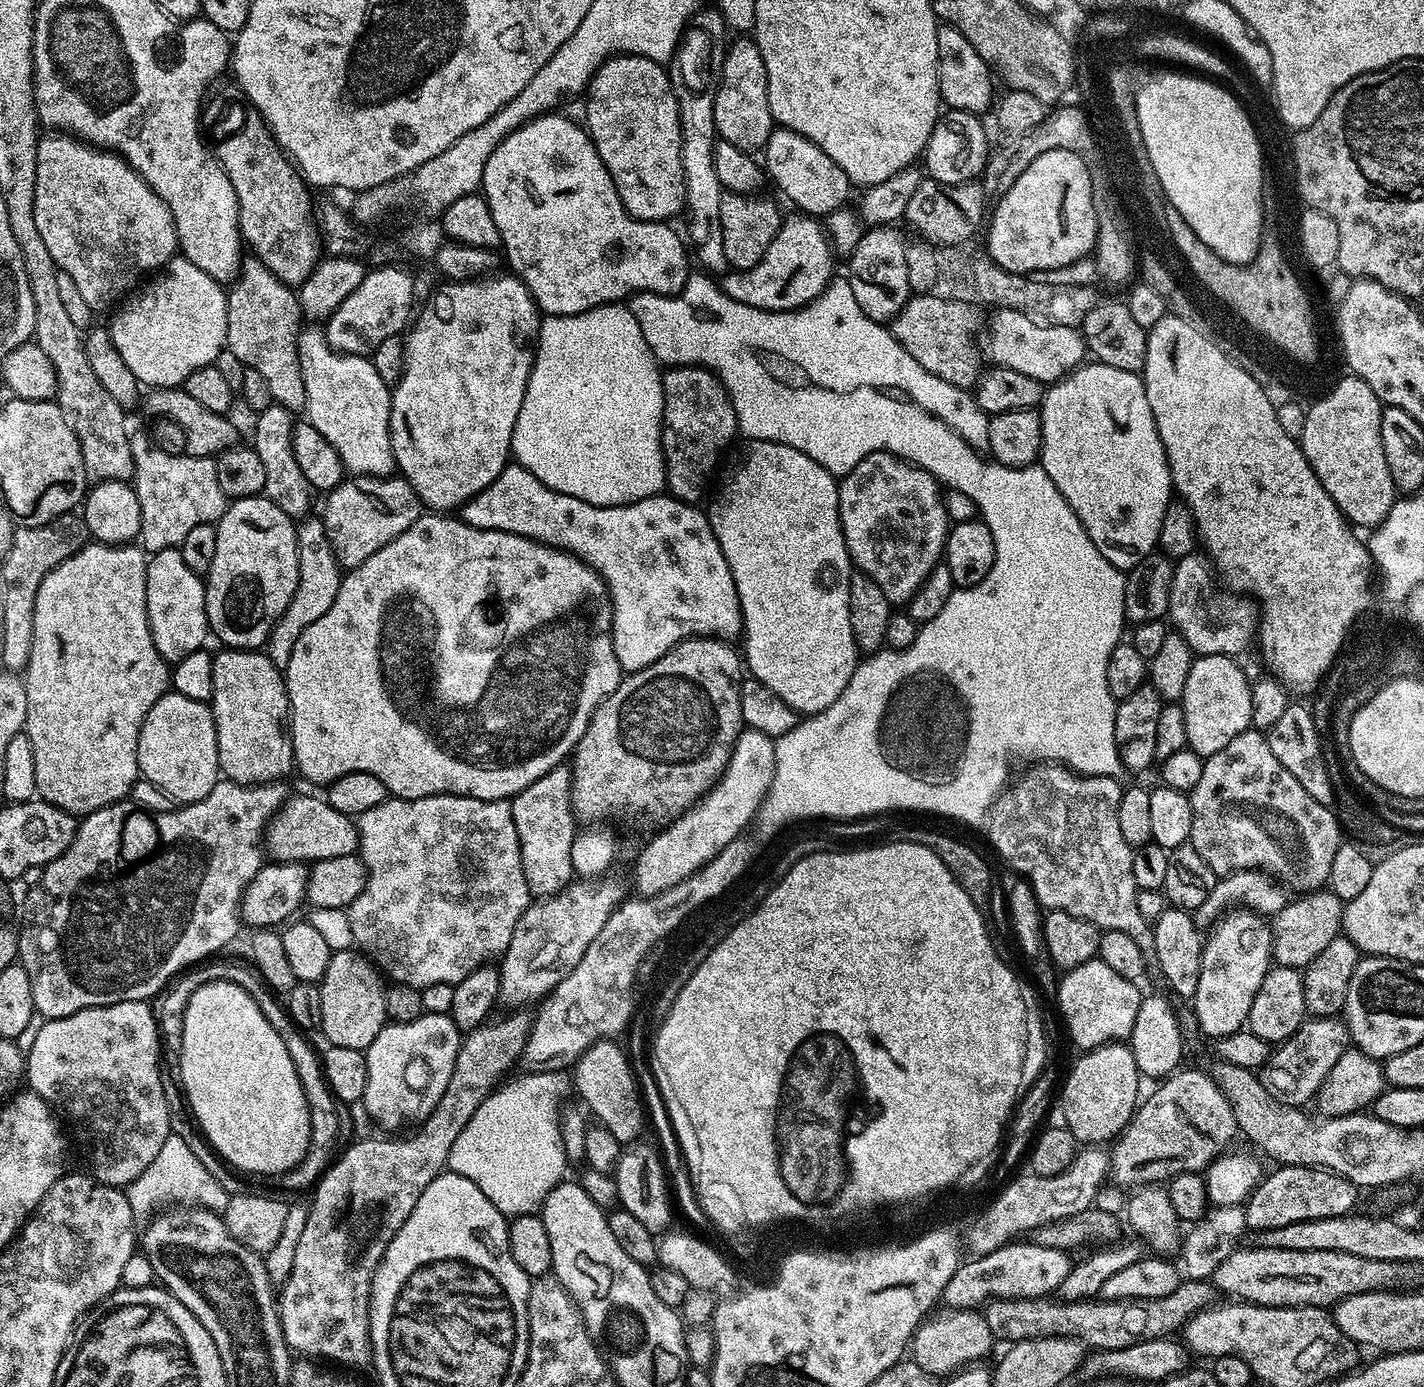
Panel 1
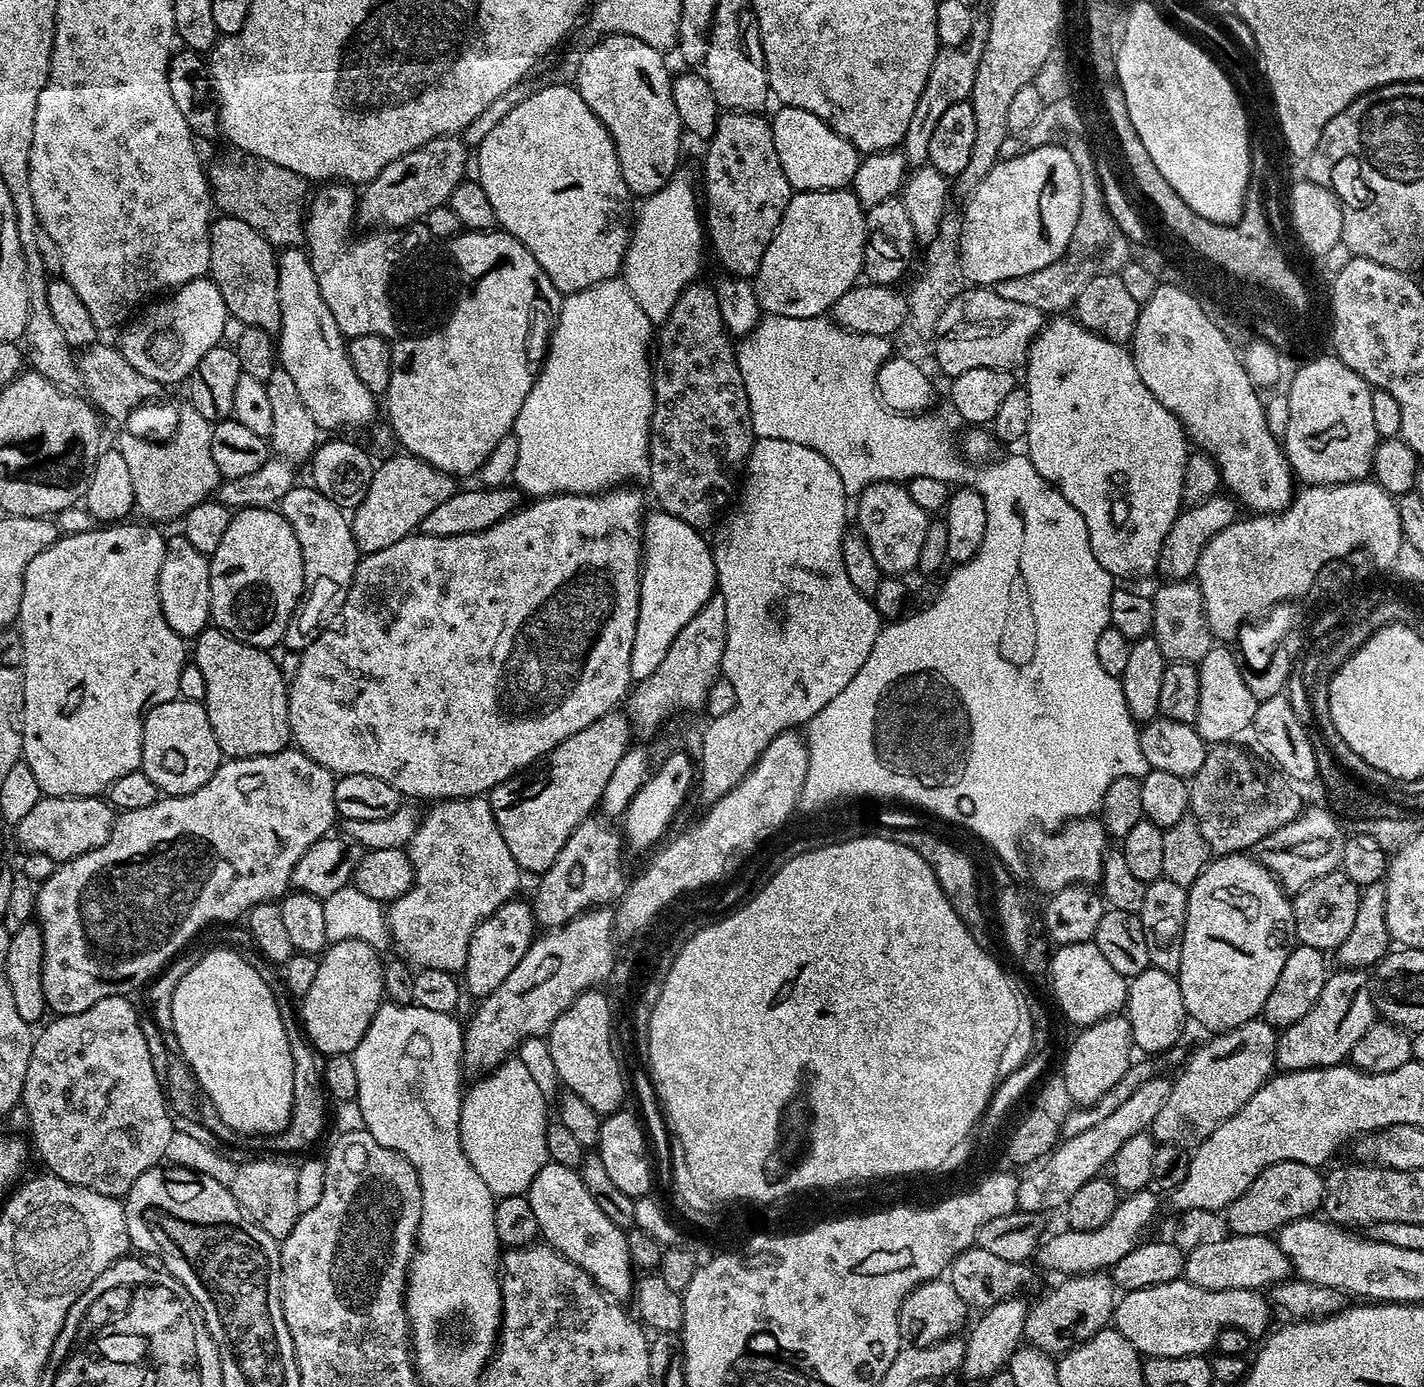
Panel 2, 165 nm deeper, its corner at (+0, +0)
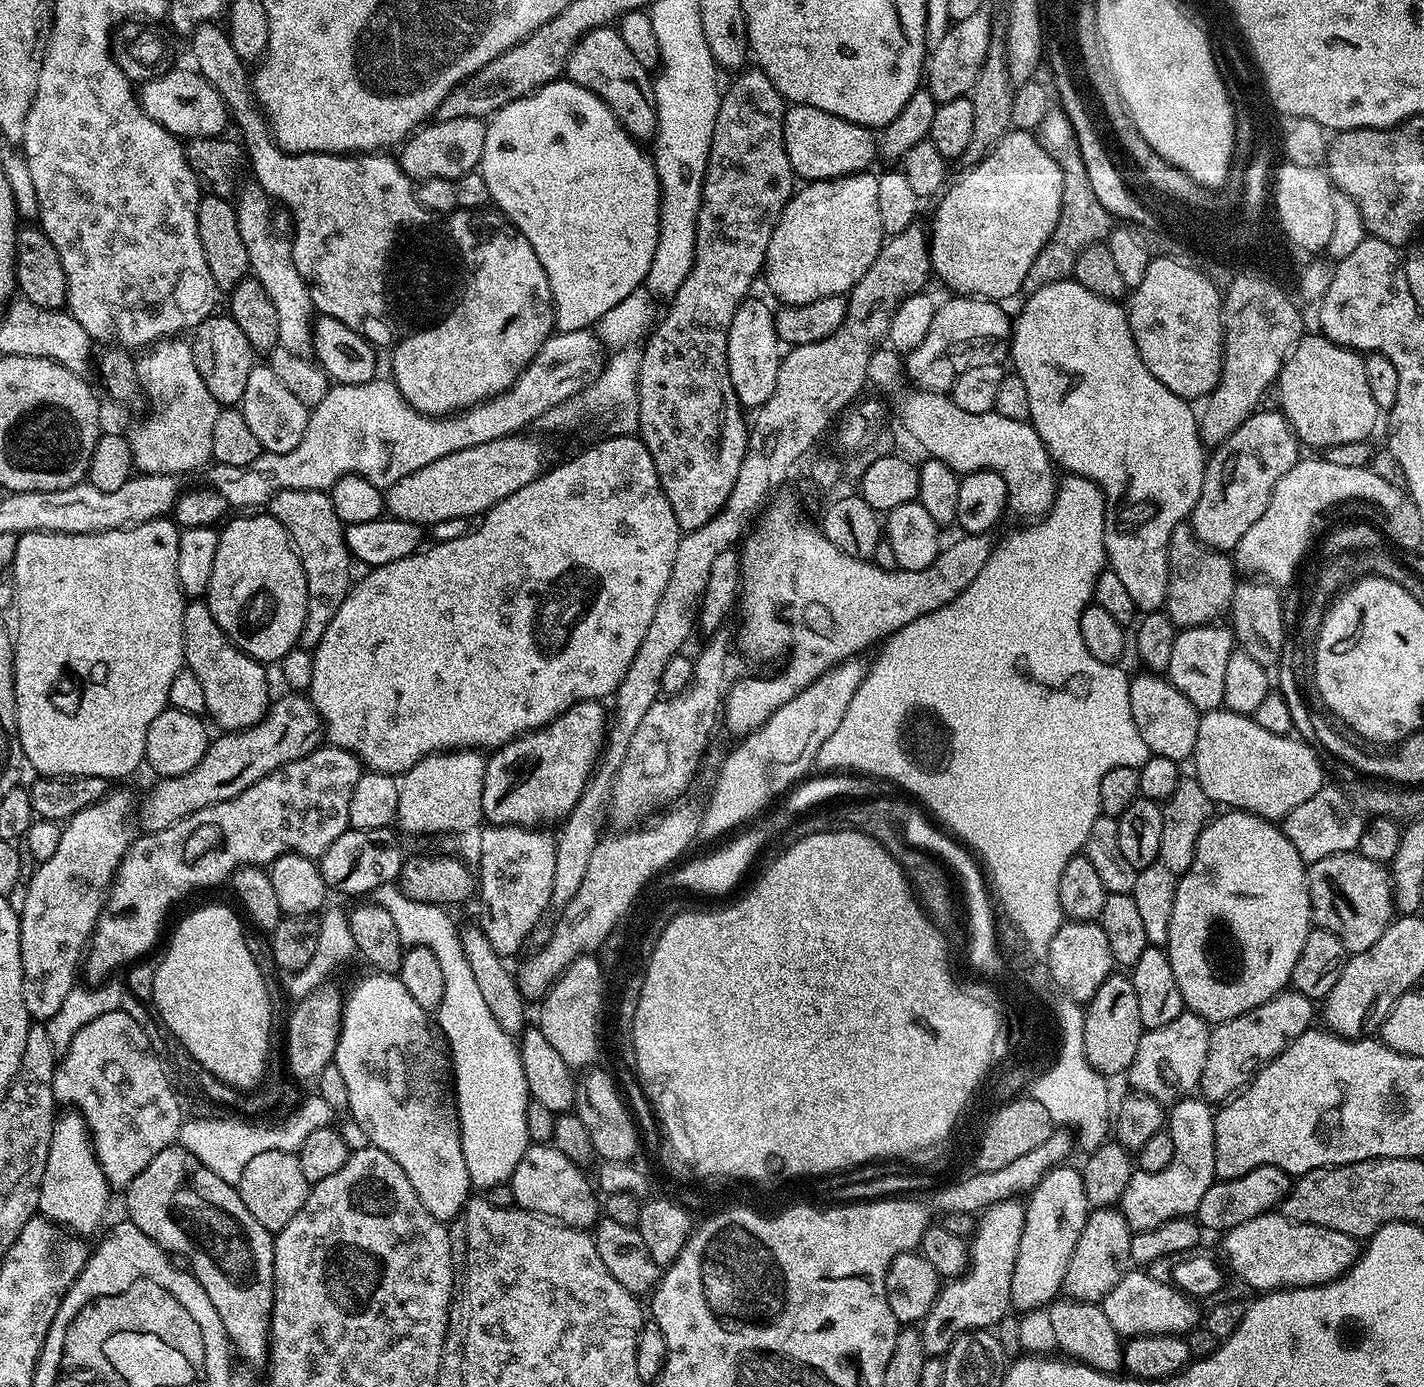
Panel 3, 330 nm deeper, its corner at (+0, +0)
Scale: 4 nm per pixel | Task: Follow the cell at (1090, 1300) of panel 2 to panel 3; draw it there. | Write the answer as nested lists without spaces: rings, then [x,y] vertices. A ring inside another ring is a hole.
[[[1092,1208],[1088,1214],[1088,1221],[1078,1234],[1078,1246],[1074,1246],[1074,1254],[1070,1254],[1070,1266],[1066,1266],[1063,1295],[1069,1300],[1081,1300],[1087,1304],[1100,1304],[1114,1286],[1129,1271],[1130,1242],[1133,1231],[1129,1228],[1124,1213],[1111,1208]]]

